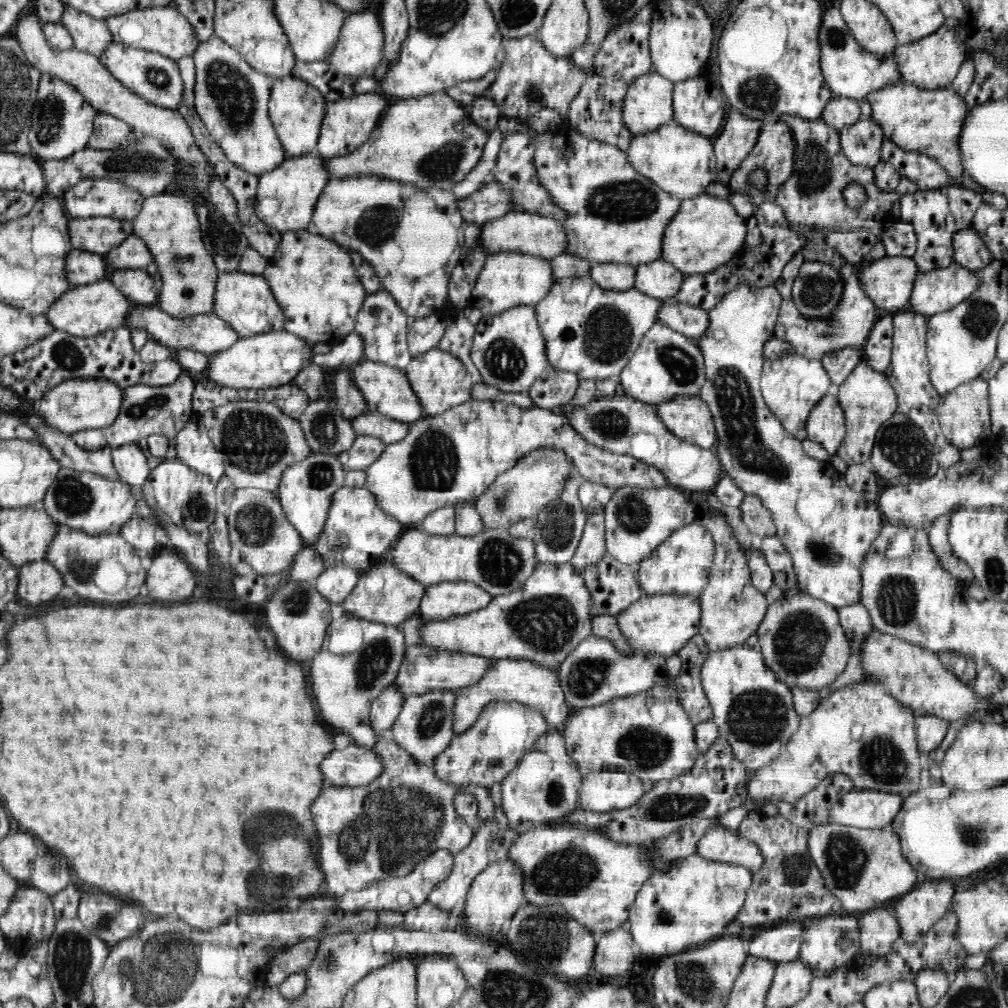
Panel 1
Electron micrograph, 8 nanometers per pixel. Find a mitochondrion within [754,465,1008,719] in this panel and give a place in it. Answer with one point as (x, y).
(800, 640)

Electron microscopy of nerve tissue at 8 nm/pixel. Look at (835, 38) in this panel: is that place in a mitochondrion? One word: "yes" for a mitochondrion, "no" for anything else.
yes

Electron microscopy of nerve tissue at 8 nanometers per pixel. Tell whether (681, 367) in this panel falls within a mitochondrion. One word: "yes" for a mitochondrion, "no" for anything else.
yes

